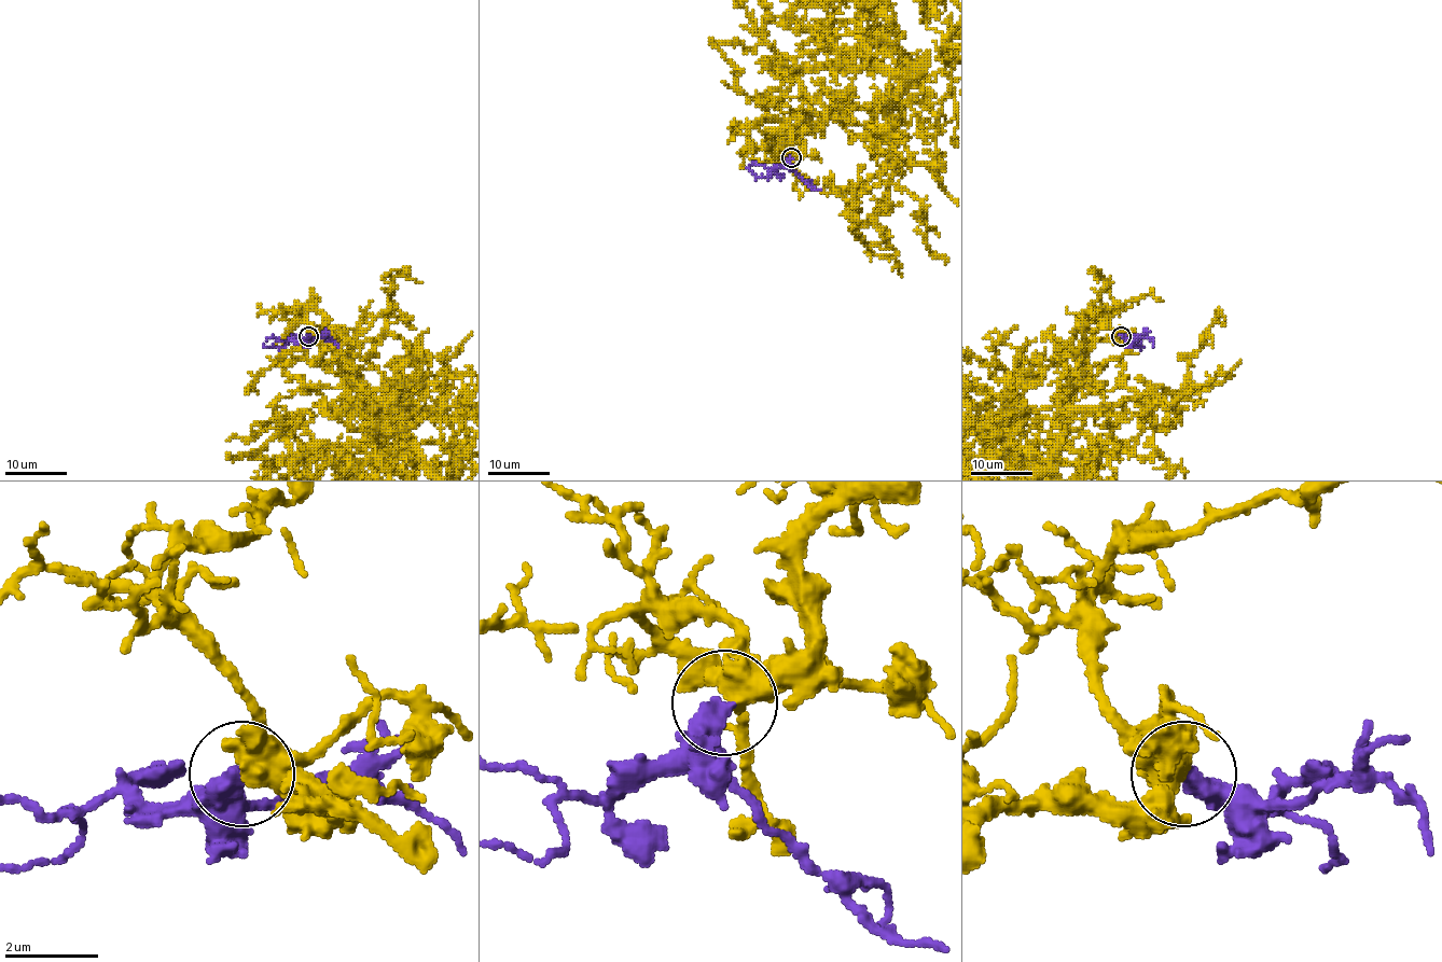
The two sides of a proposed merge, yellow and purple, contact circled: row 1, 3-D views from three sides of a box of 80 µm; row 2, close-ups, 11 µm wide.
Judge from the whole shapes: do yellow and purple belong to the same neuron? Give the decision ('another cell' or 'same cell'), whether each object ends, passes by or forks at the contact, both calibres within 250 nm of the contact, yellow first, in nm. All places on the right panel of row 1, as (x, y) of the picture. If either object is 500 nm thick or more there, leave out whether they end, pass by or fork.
same cell; 500 nm thick on the yellow side, 480 nm on the other

